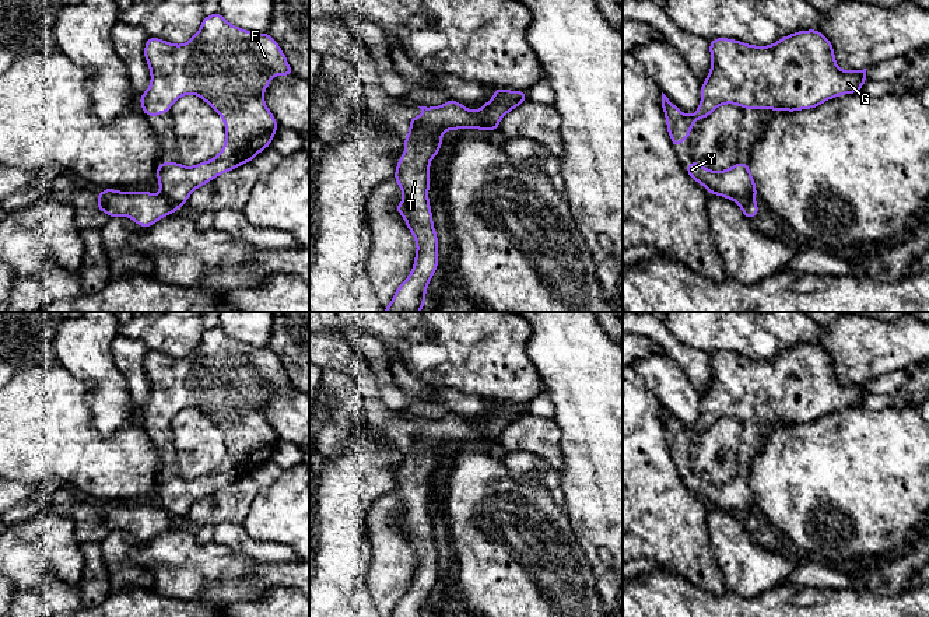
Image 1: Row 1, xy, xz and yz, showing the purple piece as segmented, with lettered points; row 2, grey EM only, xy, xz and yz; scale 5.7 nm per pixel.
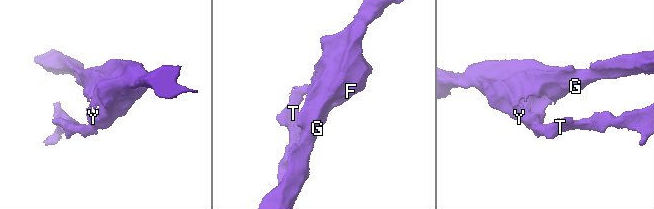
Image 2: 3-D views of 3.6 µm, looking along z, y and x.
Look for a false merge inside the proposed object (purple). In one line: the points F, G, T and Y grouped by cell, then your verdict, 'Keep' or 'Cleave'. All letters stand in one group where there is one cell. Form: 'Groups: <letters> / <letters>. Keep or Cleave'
Groups: F G Y / T. Cleave

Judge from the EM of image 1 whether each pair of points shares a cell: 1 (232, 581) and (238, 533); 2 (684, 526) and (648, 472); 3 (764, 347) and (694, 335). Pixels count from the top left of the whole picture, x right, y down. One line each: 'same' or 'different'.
1: different
2: same
3: same

